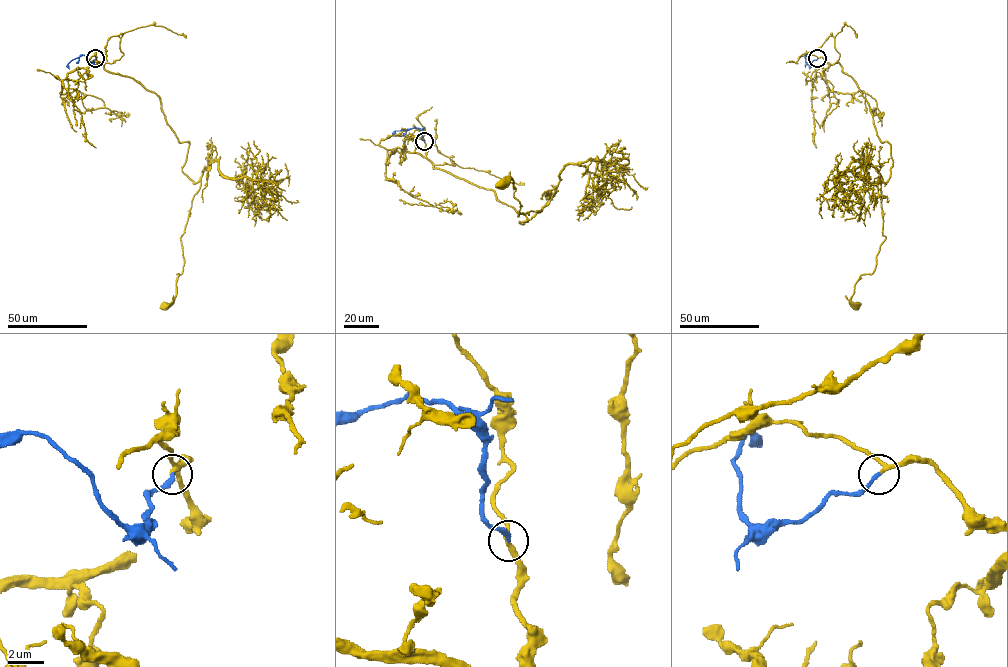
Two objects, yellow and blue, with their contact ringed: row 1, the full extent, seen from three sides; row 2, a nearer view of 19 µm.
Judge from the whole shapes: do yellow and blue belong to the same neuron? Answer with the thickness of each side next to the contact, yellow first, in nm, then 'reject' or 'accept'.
200 nm thick on the yellow side, 200 nm on the other; accept

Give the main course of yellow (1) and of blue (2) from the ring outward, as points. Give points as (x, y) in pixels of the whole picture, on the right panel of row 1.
1: (818, 58), (855, 81), (893, 161), (889, 179), (880, 177), (886, 239), (874, 272), (854, 286), (856, 306)
2: (818, 58), (806, 63), (806, 55), (809, 68)

